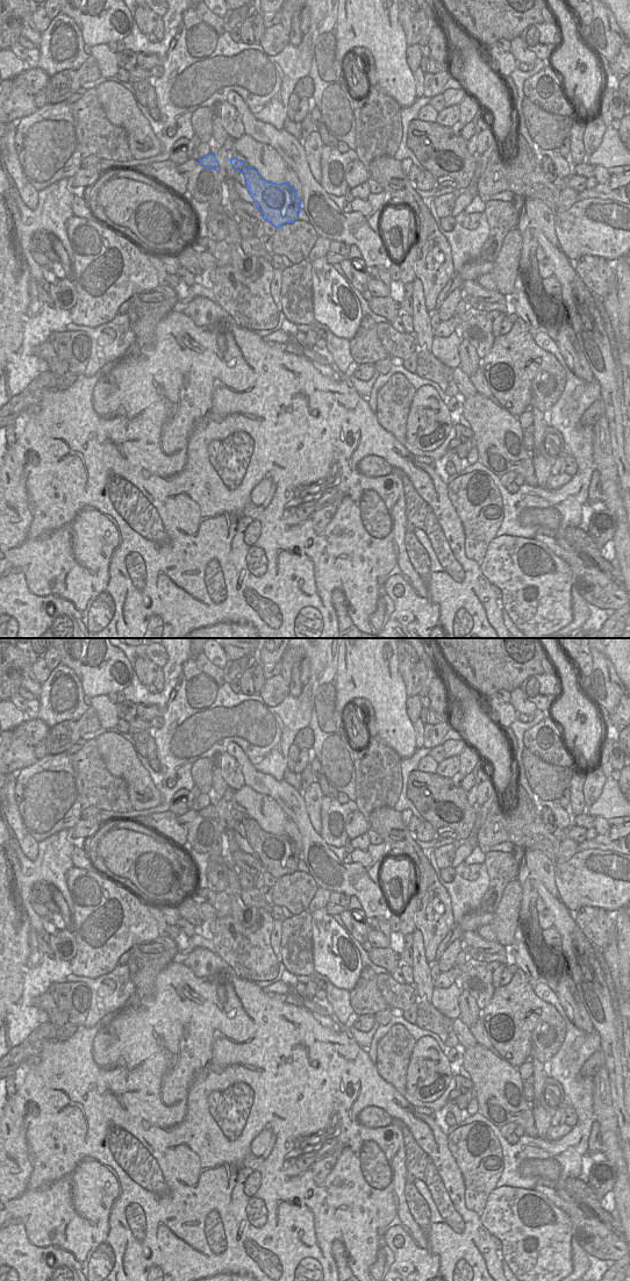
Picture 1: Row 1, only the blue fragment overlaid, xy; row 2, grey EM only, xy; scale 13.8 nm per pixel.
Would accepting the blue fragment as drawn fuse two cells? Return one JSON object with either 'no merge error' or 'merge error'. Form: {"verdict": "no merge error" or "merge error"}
{"verdict": "no merge error"}

